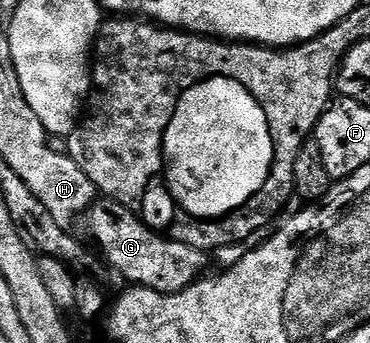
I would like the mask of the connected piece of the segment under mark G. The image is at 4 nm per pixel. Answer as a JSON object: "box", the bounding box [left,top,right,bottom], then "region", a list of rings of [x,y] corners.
{"box":[88,199,207,293],"region":[[[109,199],[95,200],[88,210],[89,217],[90,233],[94,236],[94,241],[98,244],[103,259],[131,286],[160,291],[161,293],[178,293],[193,285],[203,276],[204,270],[202,268],[206,265],[207,257],[203,250],[170,240],[169,237],[151,229],[149,225],[145,225],[136,213],[133,213],[128,207],[124,207],[120,202]]]}

